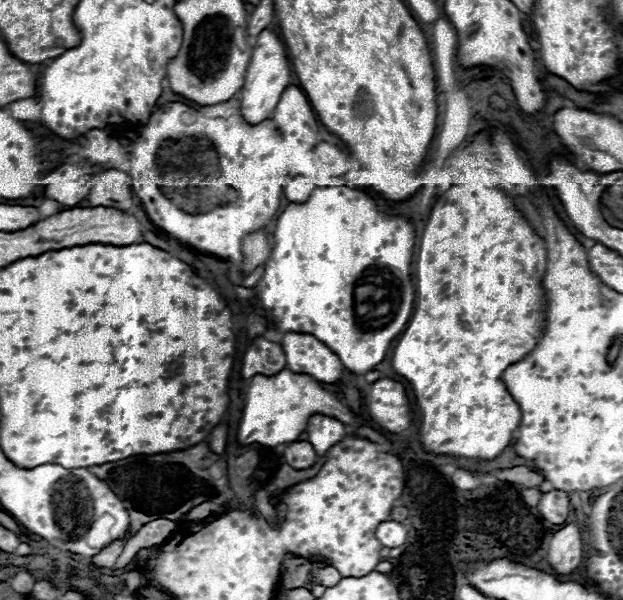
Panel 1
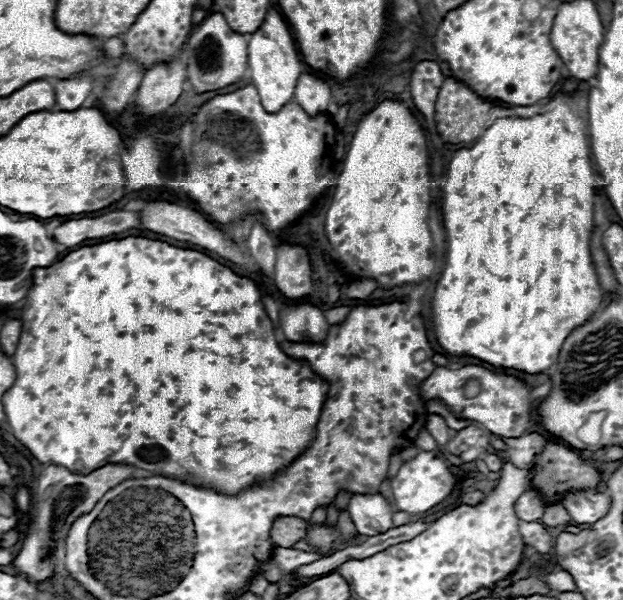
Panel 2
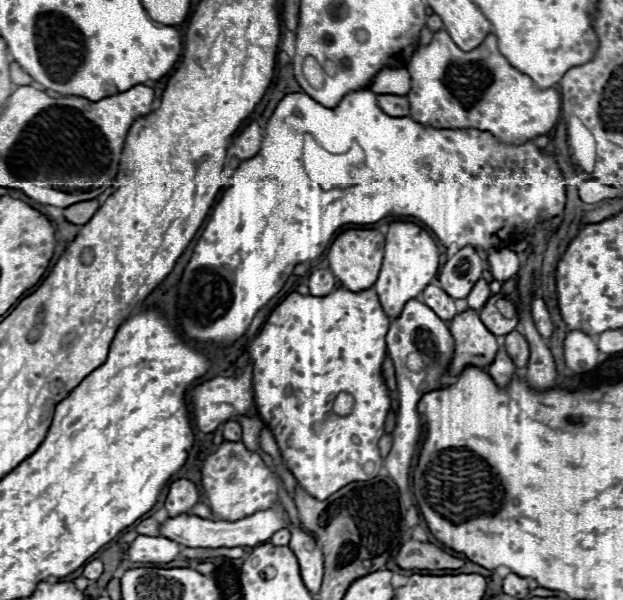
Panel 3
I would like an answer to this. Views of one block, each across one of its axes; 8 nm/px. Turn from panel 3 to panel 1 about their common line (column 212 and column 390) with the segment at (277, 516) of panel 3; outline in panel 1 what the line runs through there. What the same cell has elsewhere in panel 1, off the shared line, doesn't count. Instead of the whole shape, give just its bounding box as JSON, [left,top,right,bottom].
[376,520,408,548]

